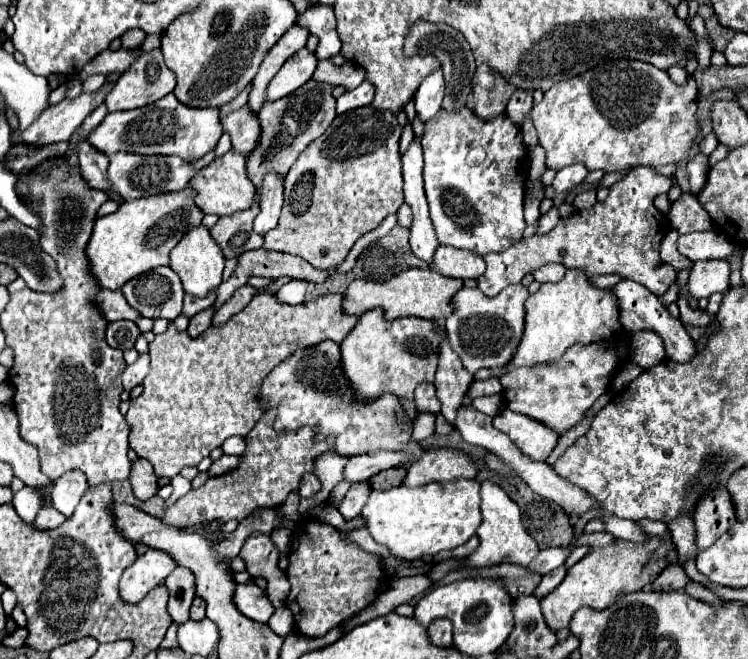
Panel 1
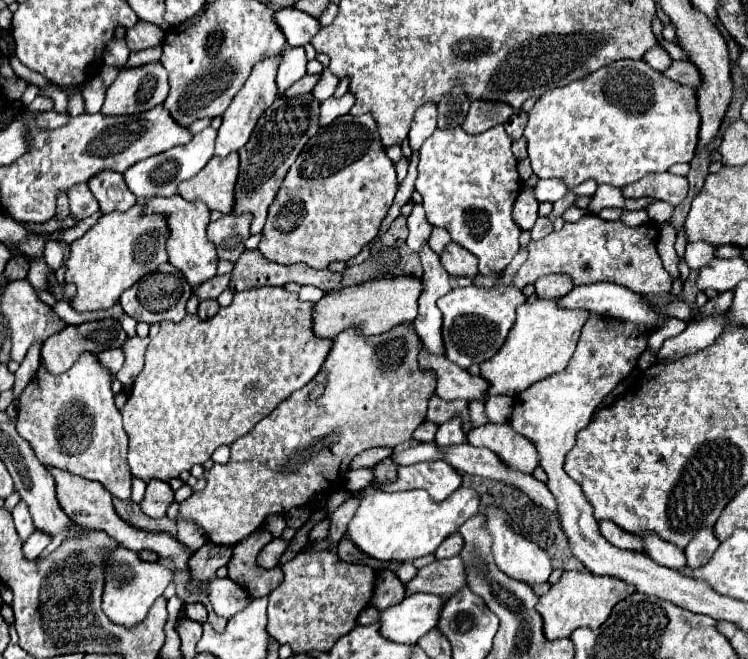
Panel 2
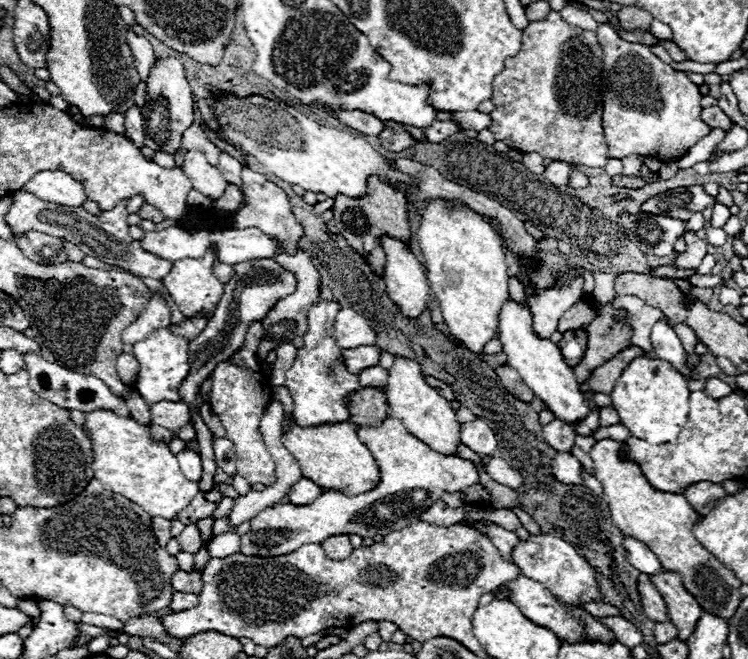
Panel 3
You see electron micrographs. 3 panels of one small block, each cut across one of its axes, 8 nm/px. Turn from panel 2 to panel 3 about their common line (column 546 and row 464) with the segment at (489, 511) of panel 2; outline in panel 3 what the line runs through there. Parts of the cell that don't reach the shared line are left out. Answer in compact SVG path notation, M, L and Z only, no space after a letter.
M556 452L556 458L552 460L552 464L554 464L556 480L582 484L580 482L580 462L570 452Z

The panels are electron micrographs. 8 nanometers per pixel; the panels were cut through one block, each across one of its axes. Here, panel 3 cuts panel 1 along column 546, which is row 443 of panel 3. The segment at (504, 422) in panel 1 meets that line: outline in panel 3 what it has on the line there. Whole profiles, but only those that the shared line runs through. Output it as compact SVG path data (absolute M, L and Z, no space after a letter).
M394 356L394 364L388 368L388 382L386 382L386 386L382 390L388 396L388 404L390 404L388 412L390 412L390 416L398 418L404 424L404 428L408 428L408 432L412 432L412 436L424 440L432 450L436 450L440 454L456 454L456 444L460 442L460 424L456 420L456 414L450 408L450 400L442 398L436 392L436 388L426 384L426 376L424 376L424 372L422 372L418 362L414 362L410 358Z

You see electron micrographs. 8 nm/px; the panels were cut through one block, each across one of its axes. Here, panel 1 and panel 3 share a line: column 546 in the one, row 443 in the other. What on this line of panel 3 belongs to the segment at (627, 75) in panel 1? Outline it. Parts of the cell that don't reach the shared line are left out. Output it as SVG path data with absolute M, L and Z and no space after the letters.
M110 410L86 412L84 420L86 420L84 428L88 430L88 438L92 442L94 478L98 478L104 484L104 488L108 488L110 492L122 494L128 500L132 500L134 504L140 504L140 508L144 508L144 512L148 512L150 516L160 516L166 520L176 520L176 514L190 504L190 500L192 500L192 496L196 496L196 492L200 492L198 482L190 482L180 472L176 456L170 452L170 446L166 442L154 442L150 438L148 424L138 424L134 418L122 418Z

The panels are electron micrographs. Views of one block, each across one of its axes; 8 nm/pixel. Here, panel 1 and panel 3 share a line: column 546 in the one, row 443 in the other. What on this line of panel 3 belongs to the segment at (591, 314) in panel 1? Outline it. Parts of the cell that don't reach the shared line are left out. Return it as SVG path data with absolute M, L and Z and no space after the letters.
M292 420L288 430L282 432L282 444L298 460L304 476L320 484L320 488L338 488L346 496L356 496L370 490L380 480L376 460L372 458L366 444L358 440L356 428L350 426L350 422L300 428Z

